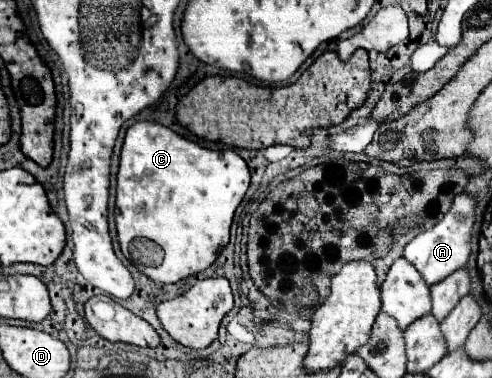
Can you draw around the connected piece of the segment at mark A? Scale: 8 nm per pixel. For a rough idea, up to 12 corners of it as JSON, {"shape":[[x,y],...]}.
{"shape":[[454,199],[404,249],[428,287],[466,265],[476,201]]}

